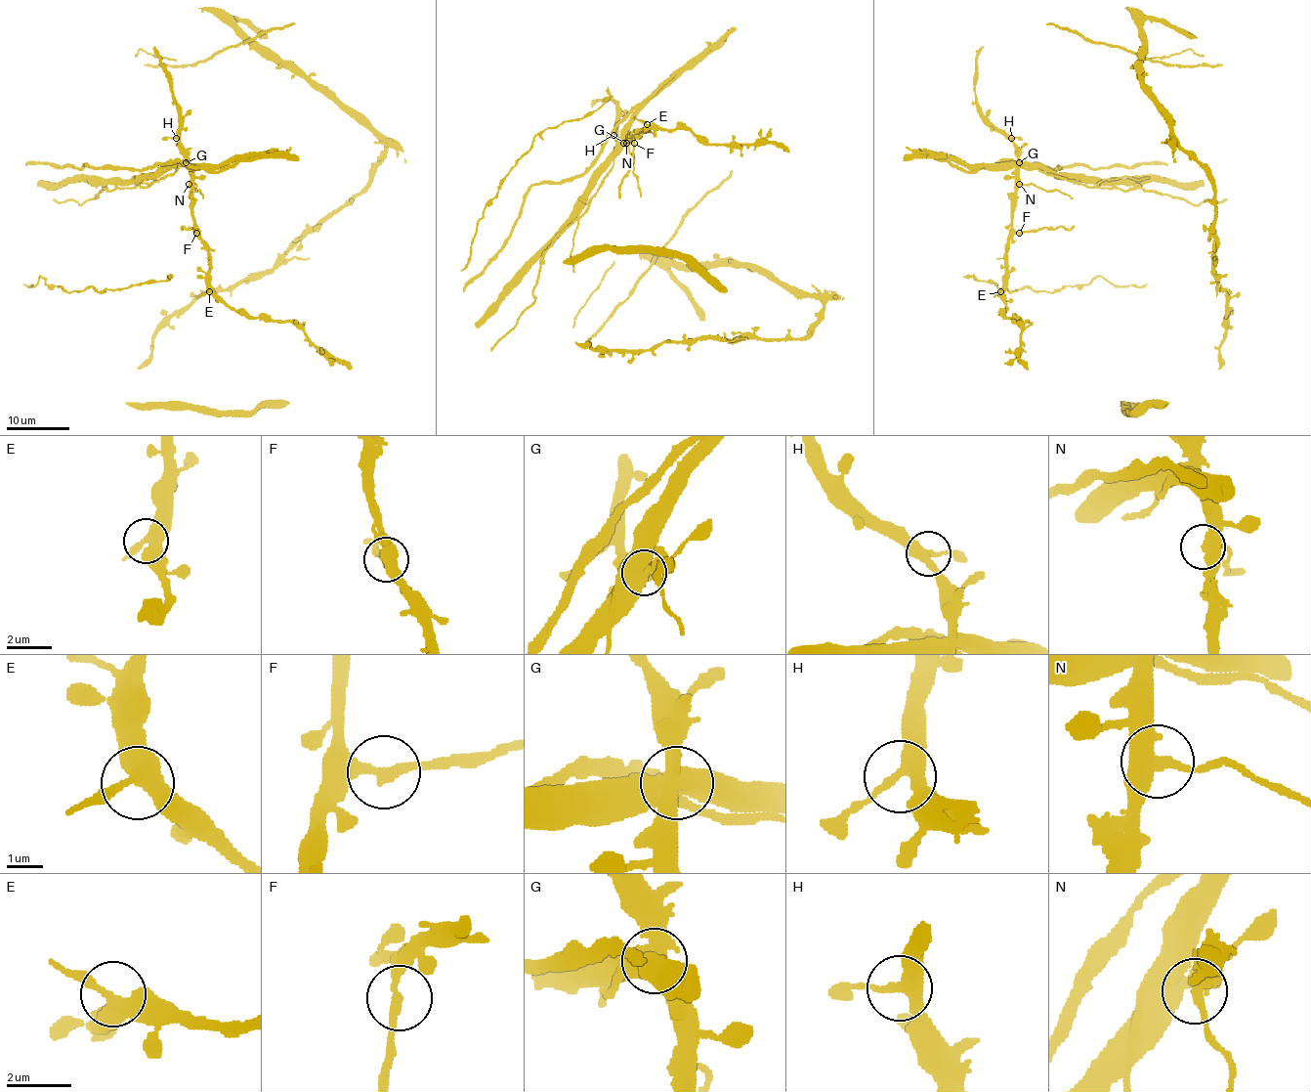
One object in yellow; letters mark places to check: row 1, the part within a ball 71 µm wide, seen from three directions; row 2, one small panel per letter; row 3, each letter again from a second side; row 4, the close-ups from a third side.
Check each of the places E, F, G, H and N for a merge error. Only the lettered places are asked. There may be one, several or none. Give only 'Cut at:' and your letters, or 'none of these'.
Cut at: F, G, N

